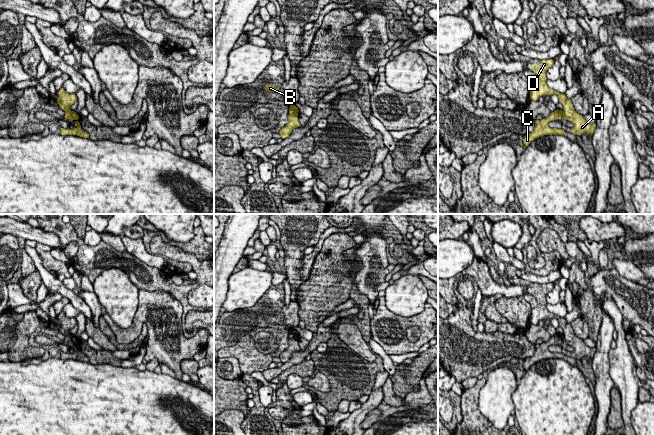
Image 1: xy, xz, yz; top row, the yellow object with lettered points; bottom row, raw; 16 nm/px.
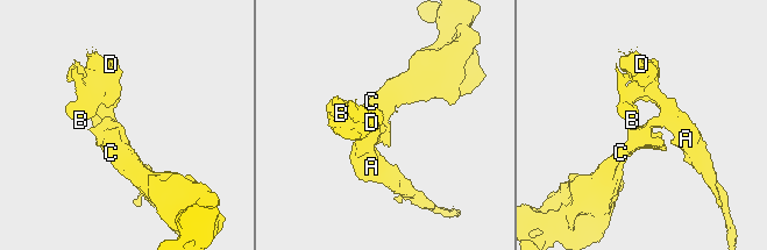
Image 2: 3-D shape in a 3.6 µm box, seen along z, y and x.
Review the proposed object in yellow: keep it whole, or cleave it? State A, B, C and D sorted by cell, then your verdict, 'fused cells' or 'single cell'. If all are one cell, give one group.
A B D / C | fused cells

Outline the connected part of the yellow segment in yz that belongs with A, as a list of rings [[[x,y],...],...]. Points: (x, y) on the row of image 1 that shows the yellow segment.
[[[541,60],[540,66],[534,64],[532,65],[530,70],[536,74],[537,82],[531,87],[530,99],[537,101],[540,96],[556,94],[559,102],[563,105],[563,112],[565,115],[564,119],[567,119],[574,124],[574,127],[570,130],[570,132],[579,136],[586,132],[592,136],[596,129],[596,123],[587,122],[584,116],[575,111],[571,99],[568,99],[565,94],[561,94],[547,86],[546,71],[553,65],[554,60]]]

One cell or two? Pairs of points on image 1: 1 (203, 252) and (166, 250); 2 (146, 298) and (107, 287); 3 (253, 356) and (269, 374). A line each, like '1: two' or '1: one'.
1: two
2: two
3: two

